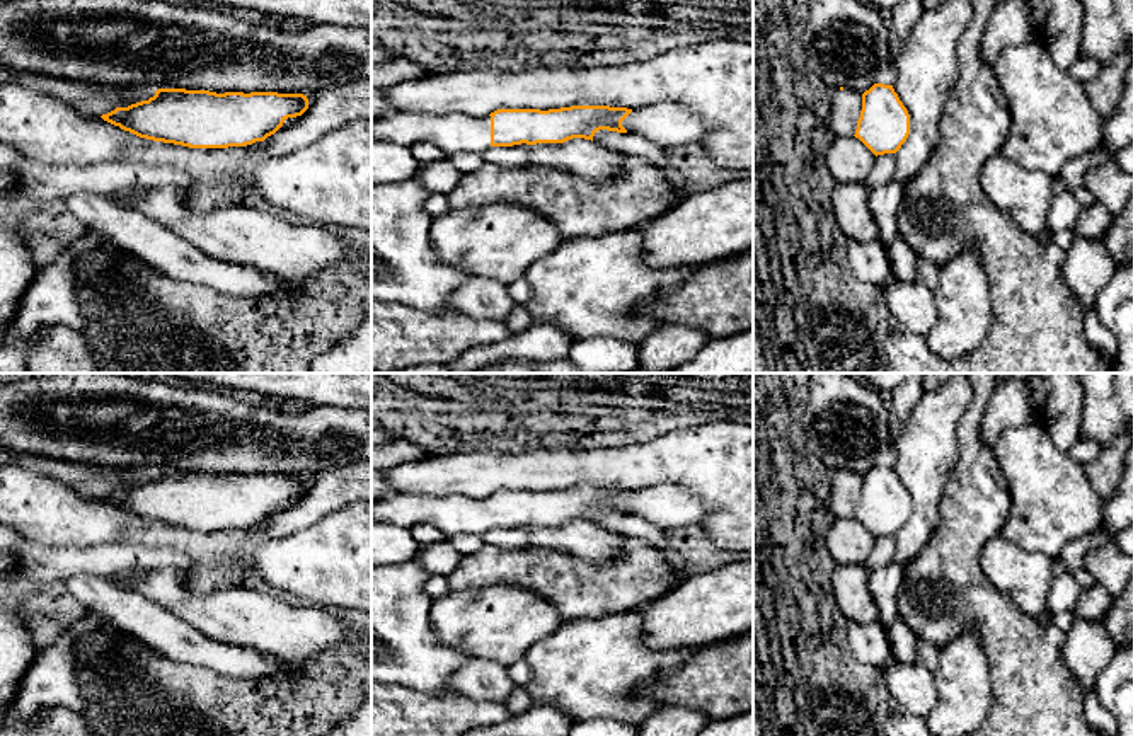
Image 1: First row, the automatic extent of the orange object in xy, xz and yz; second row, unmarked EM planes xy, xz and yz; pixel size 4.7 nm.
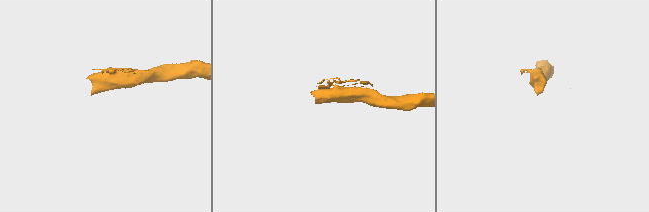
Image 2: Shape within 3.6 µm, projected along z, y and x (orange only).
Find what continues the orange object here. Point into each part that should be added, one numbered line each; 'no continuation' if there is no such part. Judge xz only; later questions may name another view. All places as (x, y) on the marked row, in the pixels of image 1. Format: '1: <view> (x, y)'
1: xz (455, 132)

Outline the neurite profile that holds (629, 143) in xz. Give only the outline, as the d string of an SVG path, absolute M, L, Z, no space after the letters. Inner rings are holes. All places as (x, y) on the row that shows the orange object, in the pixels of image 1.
M600 129L595 133L593 141L625 155L642 157L659 167L673 165L670 148L661 148L641 135Z

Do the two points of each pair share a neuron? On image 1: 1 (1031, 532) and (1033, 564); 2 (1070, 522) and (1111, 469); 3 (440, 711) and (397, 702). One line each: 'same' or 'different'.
1: different
2: different
3: same

